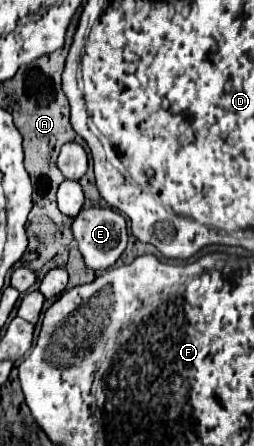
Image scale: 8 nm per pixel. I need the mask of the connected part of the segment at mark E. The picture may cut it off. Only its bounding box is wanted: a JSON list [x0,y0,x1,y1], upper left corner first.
[72,208,128,270]

